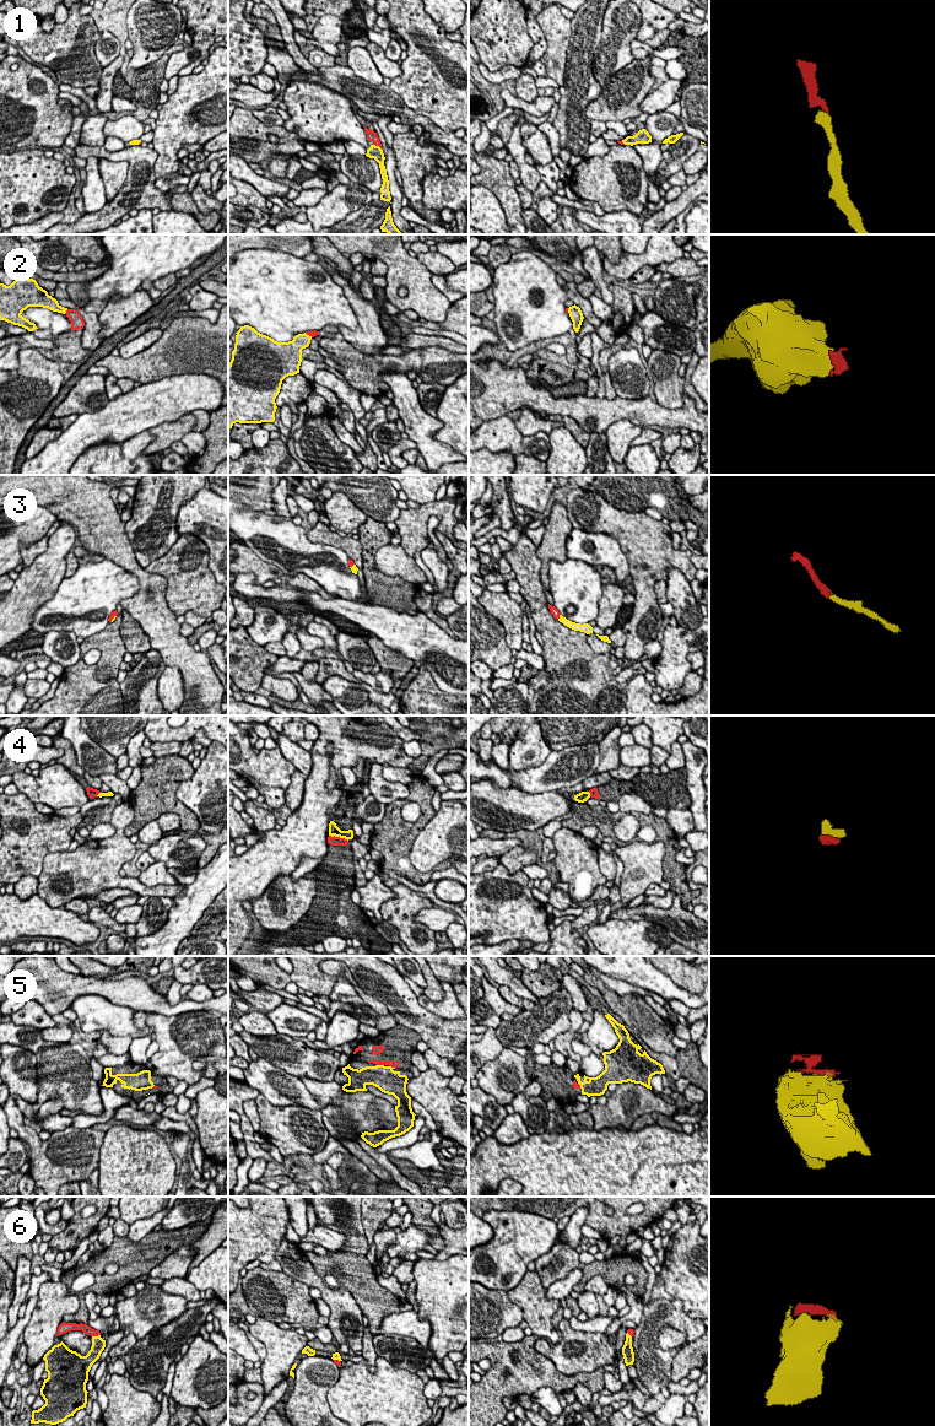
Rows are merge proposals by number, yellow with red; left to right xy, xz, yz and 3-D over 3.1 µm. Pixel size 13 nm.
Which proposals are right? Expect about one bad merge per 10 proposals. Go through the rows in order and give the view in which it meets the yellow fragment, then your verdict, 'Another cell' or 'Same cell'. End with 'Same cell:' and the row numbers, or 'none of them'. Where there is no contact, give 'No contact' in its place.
1: Touches yellow in xz. Same cell
2: Touches yellow in xy. Same cell
3: Touches yellow in yz. Same cell
4: Touches yellow in xz. Same cell
5: Touches yellow in xz. Same cell
6: Touches yellow in xy. Same cell
Same cell: 1, 2, 3, 4, 5, 6

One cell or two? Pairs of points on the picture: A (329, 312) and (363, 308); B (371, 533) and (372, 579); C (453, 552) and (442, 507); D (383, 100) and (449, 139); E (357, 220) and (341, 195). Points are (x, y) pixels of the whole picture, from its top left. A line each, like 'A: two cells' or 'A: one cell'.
A: two cells
B: one cell
C: two cells
D: one cell
E: two cells

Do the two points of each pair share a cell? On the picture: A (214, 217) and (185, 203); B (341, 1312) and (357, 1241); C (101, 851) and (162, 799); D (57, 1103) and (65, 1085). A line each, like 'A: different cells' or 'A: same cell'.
A: same cell
B: different cells
C: different cells
D: different cells

